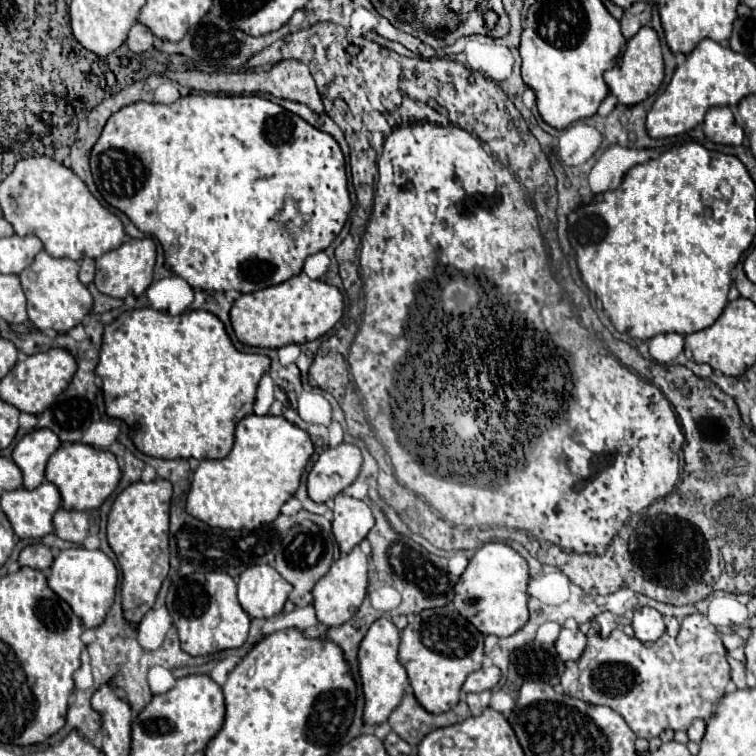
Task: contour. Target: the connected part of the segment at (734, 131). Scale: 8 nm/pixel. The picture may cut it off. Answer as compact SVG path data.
M711 107L703 121L703 133L713 143L721 145L741 145L745 139L743 129L735 123L729 107Z

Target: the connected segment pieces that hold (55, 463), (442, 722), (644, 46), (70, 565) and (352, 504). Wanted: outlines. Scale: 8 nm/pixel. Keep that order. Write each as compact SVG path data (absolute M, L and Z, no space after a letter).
M69 443L61 445L47 463L47 481L55 483L61 491L63 509L97 509L101 503L117 489L121 479L121 469L117 465L117 459L111 451L95 449L85 443Z
M409 691L405 693L401 705L389 715L389 725L391 729L409 745L419 745L419 741L431 733L433 729L439 727L447 727L447 725L455 725L465 721L467 717L471 717L471 711L467 707L467 703L461 699L453 709L449 709L447 713L429 713L425 709L421 709L419 701L415 699L415 695Z
M641 27L641 31L637 31L637 35L633 35L633 39L627 41L627 51L623 53L621 61L605 73L605 83L623 105L637 105L657 93L657 89L663 83L663 77L665 77L665 65L661 57L659 37L651 27Z
M73 547L61 551L53 565L51 565L51 577L49 577L51 589L65 599L75 615L83 621L85 627L99 627L111 609L117 593L117 567L115 563L103 553L103 551L89 551L85 547Z
M343 493L335 497L333 515L333 533L343 553L349 553L355 545L359 545L375 525L369 505Z

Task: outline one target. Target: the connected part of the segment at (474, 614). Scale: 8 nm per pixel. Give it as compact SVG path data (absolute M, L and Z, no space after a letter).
M485 543L469 561L465 573L455 585L455 607L483 635L509 637L529 621L529 565L507 543Z

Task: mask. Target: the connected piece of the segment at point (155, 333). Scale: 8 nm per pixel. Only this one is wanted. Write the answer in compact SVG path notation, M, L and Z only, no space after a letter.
M143 307L143 309L133 309L133 311L125 311L121 317L117 317L111 325L105 327L103 333L103 345L101 345L101 355L99 355L99 365L97 365L97 375L103 381L103 397L105 397L105 407L107 407L107 415L115 417L115 419L123 419L129 427L131 427L131 439L137 445L139 451L143 451L145 455L151 457L161 457L161 459L223 459L229 455L231 447L233 447L233 435L235 435L235 425L253 413L253 403L255 403L255 391L257 385L261 381L261 377L269 371L269 357L263 353L241 353L235 349L235 345L231 343L223 323L219 321L219 317L215 317L209 311L197 309L197 311L185 311L181 315L169 315L151 307Z

